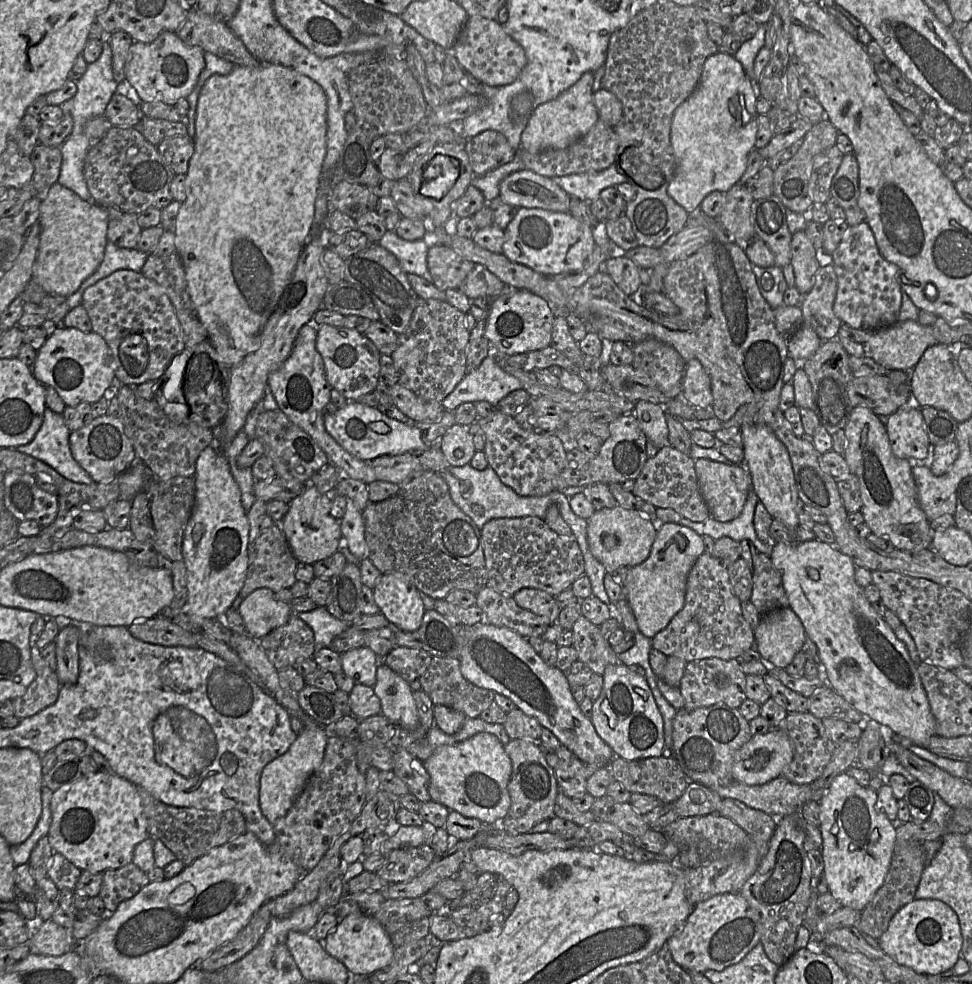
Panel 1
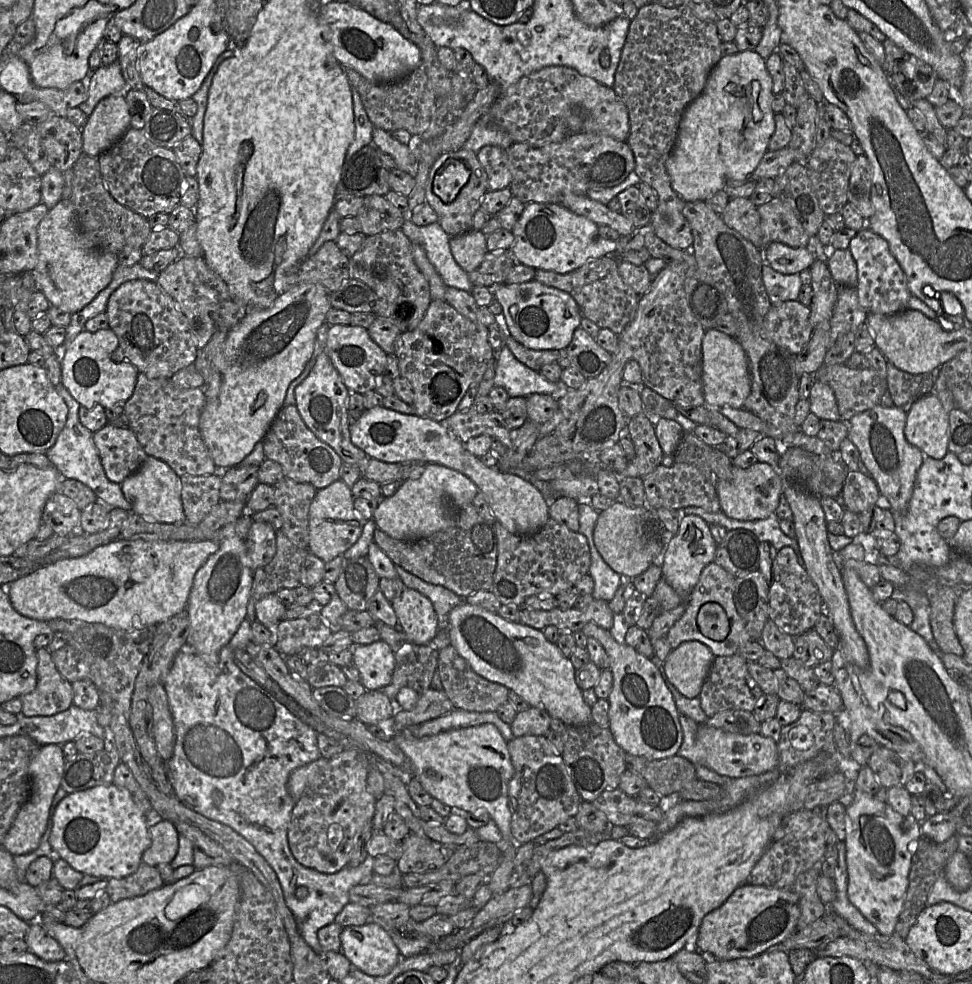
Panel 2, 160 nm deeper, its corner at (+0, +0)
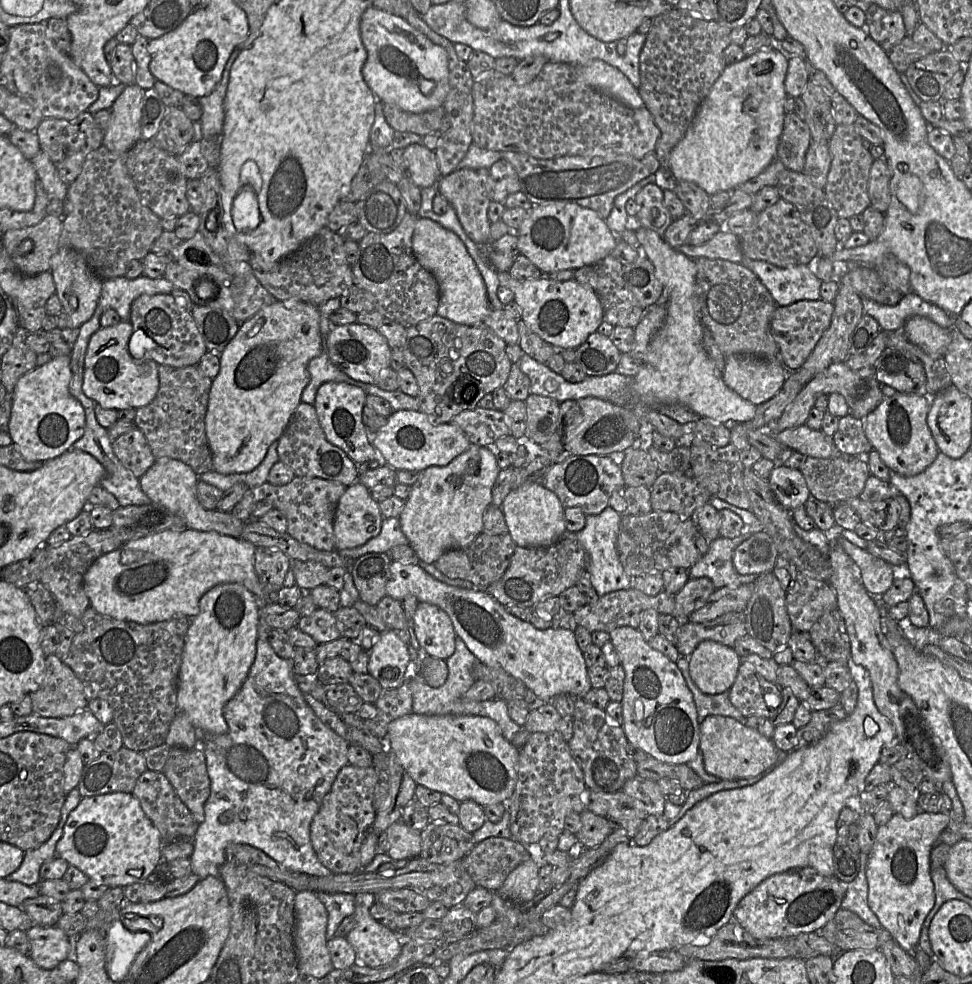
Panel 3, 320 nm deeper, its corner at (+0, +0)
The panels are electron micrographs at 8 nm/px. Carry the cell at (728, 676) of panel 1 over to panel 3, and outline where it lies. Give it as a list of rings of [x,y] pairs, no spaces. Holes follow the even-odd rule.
[[[741,662],[728,696],[732,705],[745,717],[758,716],[771,720],[779,712],[782,689],[763,678],[752,666]]]

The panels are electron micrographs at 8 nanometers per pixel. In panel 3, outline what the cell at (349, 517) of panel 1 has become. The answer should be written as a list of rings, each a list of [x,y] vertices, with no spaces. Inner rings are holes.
[[[392,561],[385,591],[387,596],[399,602],[412,595],[418,603],[441,608],[451,619],[456,634],[481,663],[501,668],[522,680],[529,690],[546,702],[551,702],[562,693],[583,698],[592,689],[583,651],[577,644],[574,631],[563,628],[538,629],[510,614],[486,590],[468,590],[445,584],[417,564]]]

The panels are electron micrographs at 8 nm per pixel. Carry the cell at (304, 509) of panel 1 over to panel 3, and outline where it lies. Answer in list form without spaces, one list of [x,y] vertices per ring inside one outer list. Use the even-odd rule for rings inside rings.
[[[360,481],[346,487],[340,497],[333,523],[335,550],[364,545],[381,531],[382,516],[378,502]]]

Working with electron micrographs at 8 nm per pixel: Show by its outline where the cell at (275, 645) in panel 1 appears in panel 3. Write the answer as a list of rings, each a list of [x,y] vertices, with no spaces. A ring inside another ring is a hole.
[[[322,608],[316,609],[309,616],[300,617],[296,627],[310,635],[318,645],[342,636],[334,613]]]

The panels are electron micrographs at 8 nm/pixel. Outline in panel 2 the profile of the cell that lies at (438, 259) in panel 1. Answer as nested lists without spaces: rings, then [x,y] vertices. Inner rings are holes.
[[[510,249],[508,251],[488,252],[481,265],[468,273],[474,286],[490,287],[492,284],[504,283],[510,270],[521,264],[516,260]]]

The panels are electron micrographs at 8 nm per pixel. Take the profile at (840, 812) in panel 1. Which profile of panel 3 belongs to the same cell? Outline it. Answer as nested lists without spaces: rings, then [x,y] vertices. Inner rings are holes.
[[[918,811],[917,814],[905,819],[895,813],[884,825],[878,827],[875,842],[868,855],[865,870],[868,881],[868,905],[892,939],[909,954],[917,948],[922,926],[928,914],[935,905],[934,883],[930,871],[930,853],[933,845],[938,841],[940,833],[950,824],[947,813],[927,813]]]

